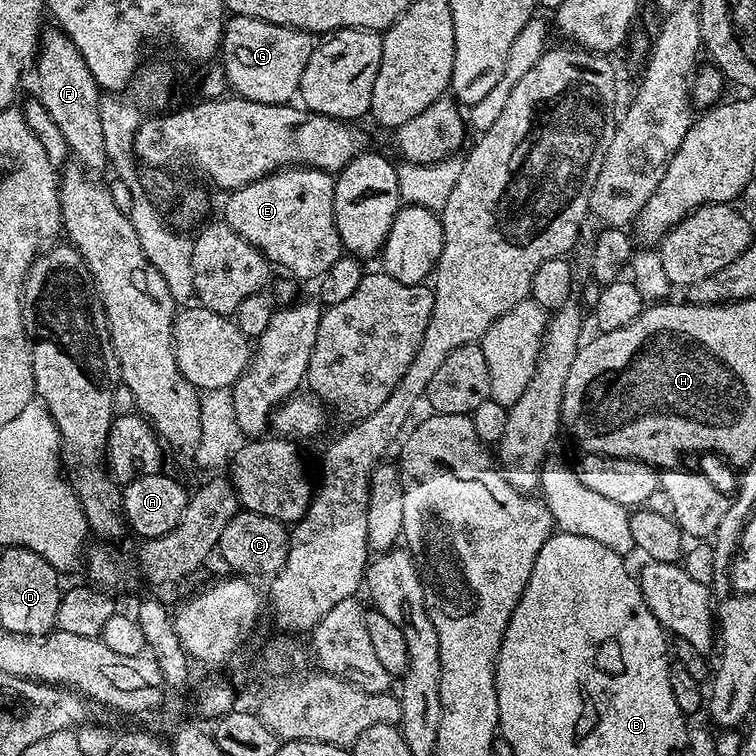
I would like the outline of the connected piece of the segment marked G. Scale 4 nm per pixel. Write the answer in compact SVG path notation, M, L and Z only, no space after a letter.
M229 15L224 25L224 38L220 41L220 52L222 57L224 56L223 79L232 87L229 89L235 95L241 96L243 100L287 104L297 99L302 82L302 70L306 70L306 62L310 62L313 47L313 37L297 28L278 26L274 22L266 22L249 16Z

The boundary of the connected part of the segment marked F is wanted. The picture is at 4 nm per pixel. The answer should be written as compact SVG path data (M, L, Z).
M51 27L43 29L36 54L34 77L36 88L40 91L37 92L38 98L42 106L46 106L46 114L54 118L54 126L62 130L69 153L85 169L109 167L110 161L102 138L102 89L96 85L94 74L90 74L90 66L86 66L78 46L74 46L72 39L59 27Z

